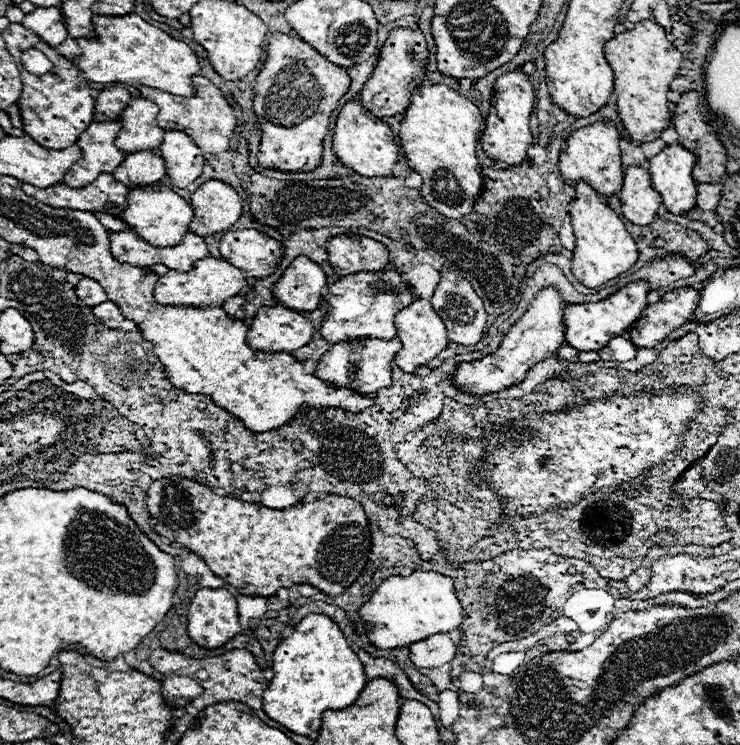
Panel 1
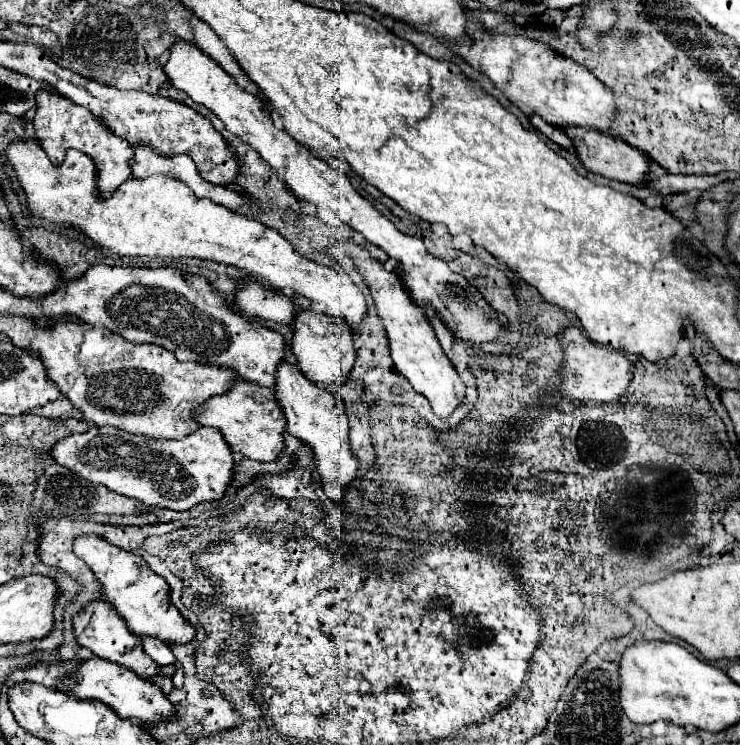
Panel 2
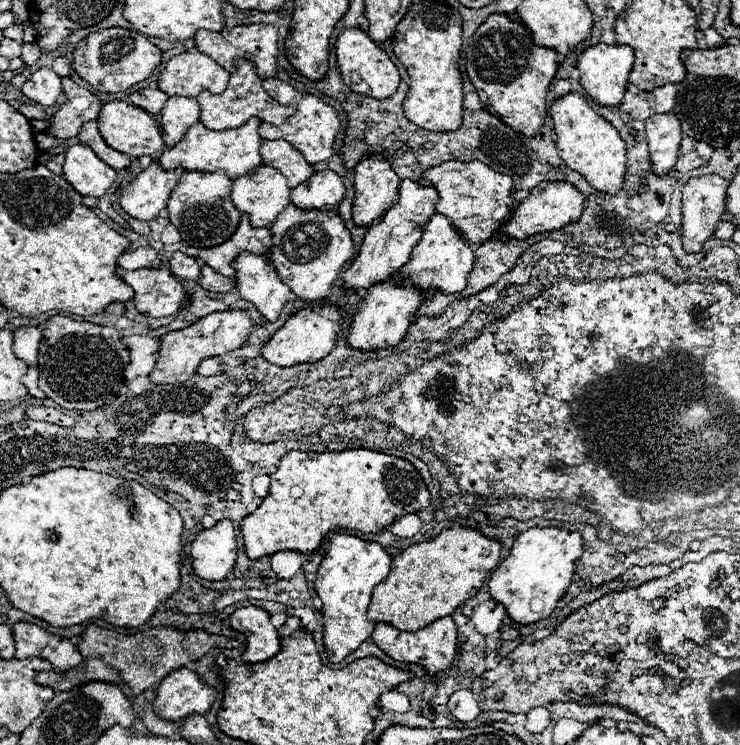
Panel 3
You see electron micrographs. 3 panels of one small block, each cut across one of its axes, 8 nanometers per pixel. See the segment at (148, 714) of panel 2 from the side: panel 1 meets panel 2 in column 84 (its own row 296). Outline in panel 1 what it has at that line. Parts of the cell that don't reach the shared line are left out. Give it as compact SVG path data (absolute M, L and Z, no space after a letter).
M692 286L676 288L666 292L658 302L650 304L640 320L628 330L628 338L636 348L654 348L660 344L672 330L690 322L698 306L698 290Z

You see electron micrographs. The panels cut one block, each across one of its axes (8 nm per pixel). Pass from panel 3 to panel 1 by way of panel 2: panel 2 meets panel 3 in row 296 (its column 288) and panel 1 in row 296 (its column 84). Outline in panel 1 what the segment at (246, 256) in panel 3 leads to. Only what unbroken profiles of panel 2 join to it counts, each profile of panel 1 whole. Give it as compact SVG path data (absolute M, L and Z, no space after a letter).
M202 258L194 264L192 272L176 272L170 270L168 274L160 276L154 288L154 298L160 300L160 304L172 304L172 306L222 306L228 298L238 296L248 286L244 270L228 264L220 258Z

